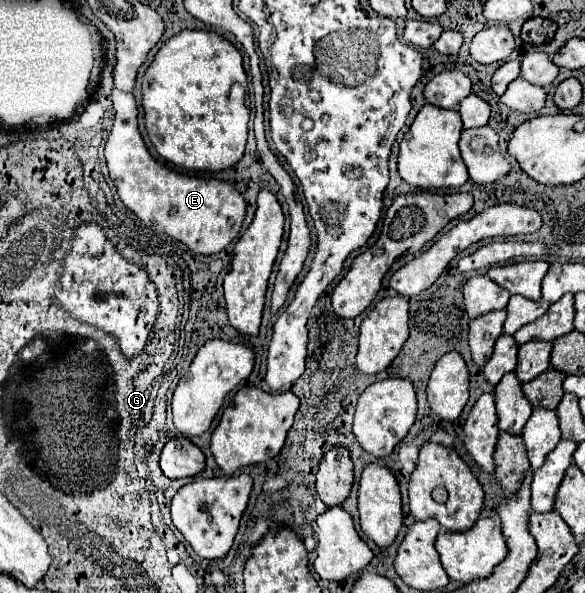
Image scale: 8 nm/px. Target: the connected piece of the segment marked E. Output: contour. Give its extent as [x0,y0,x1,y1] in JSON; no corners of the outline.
[104,89,246,255]

